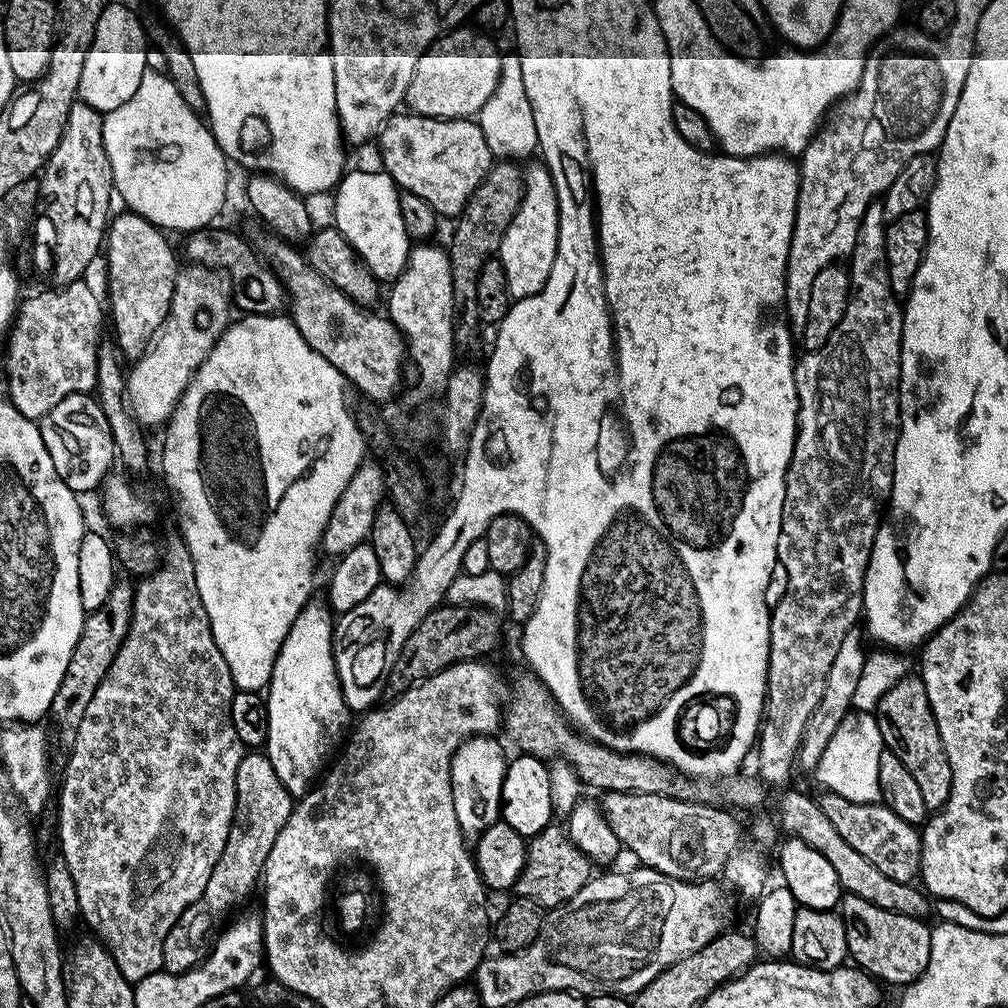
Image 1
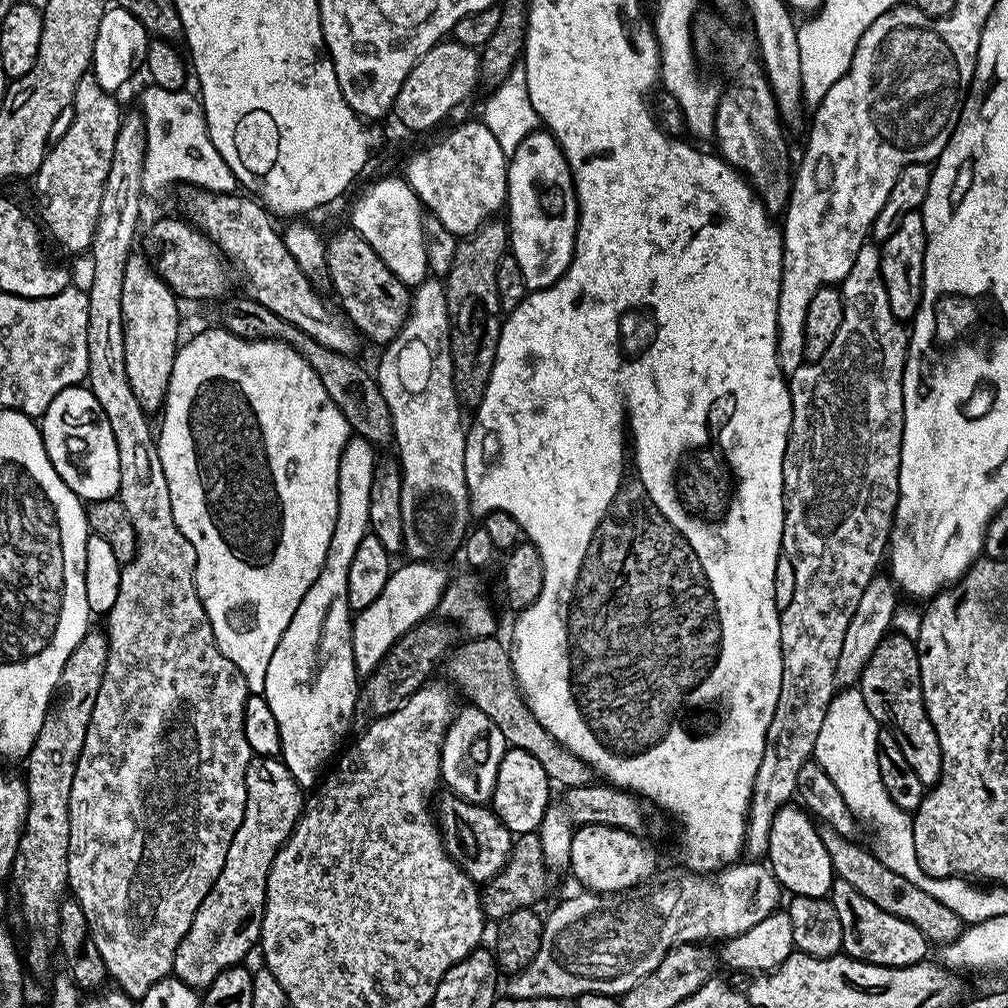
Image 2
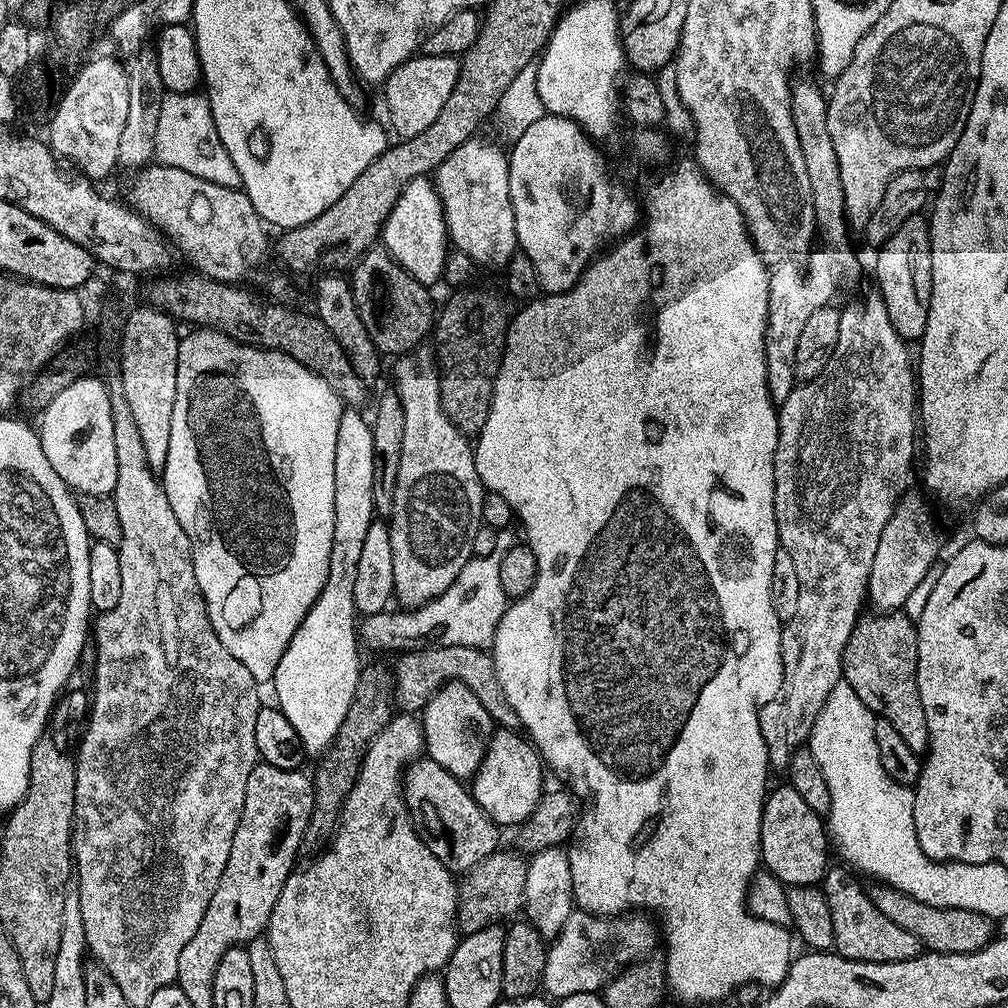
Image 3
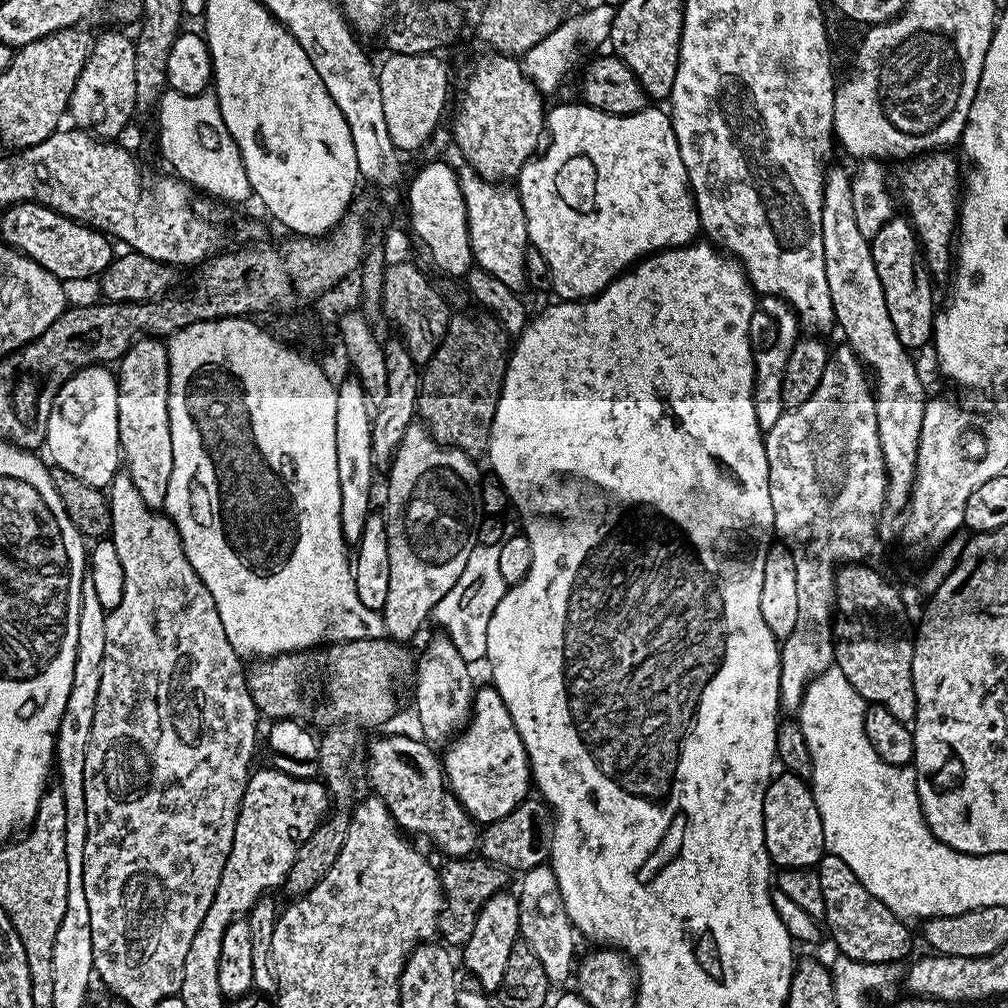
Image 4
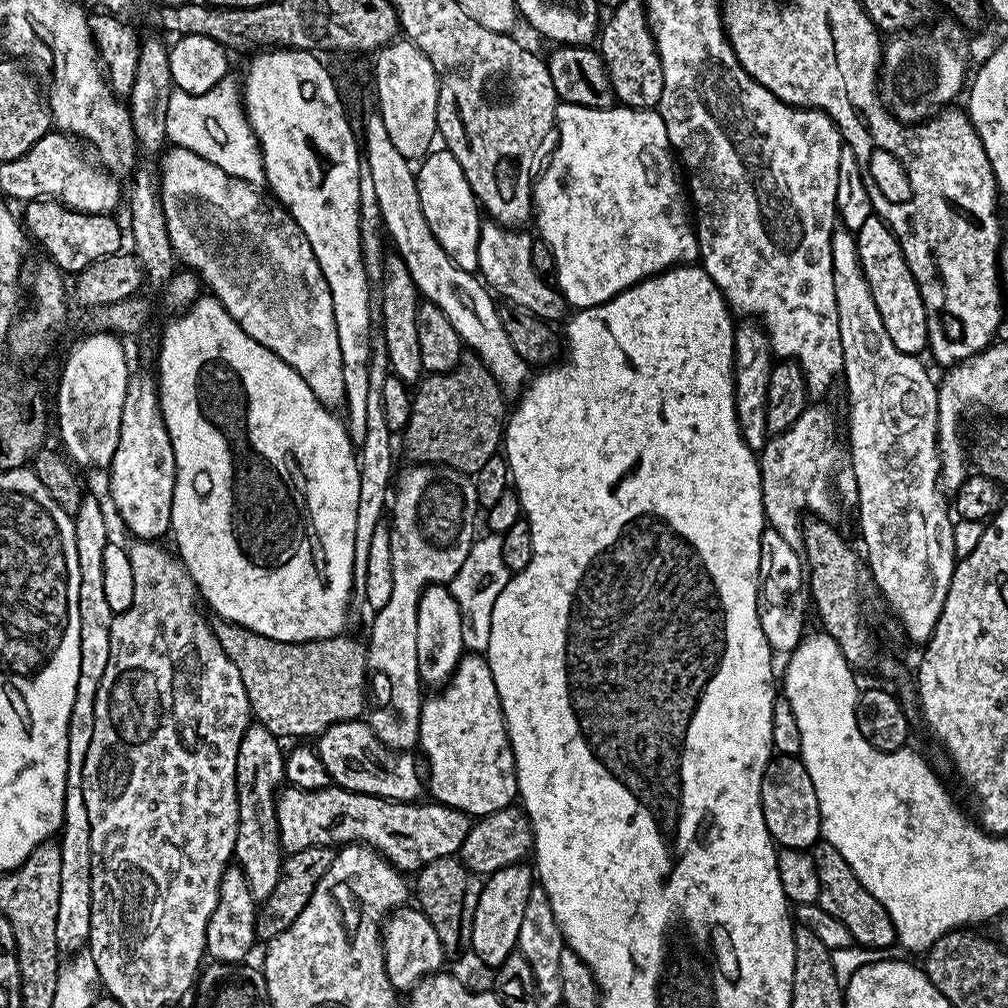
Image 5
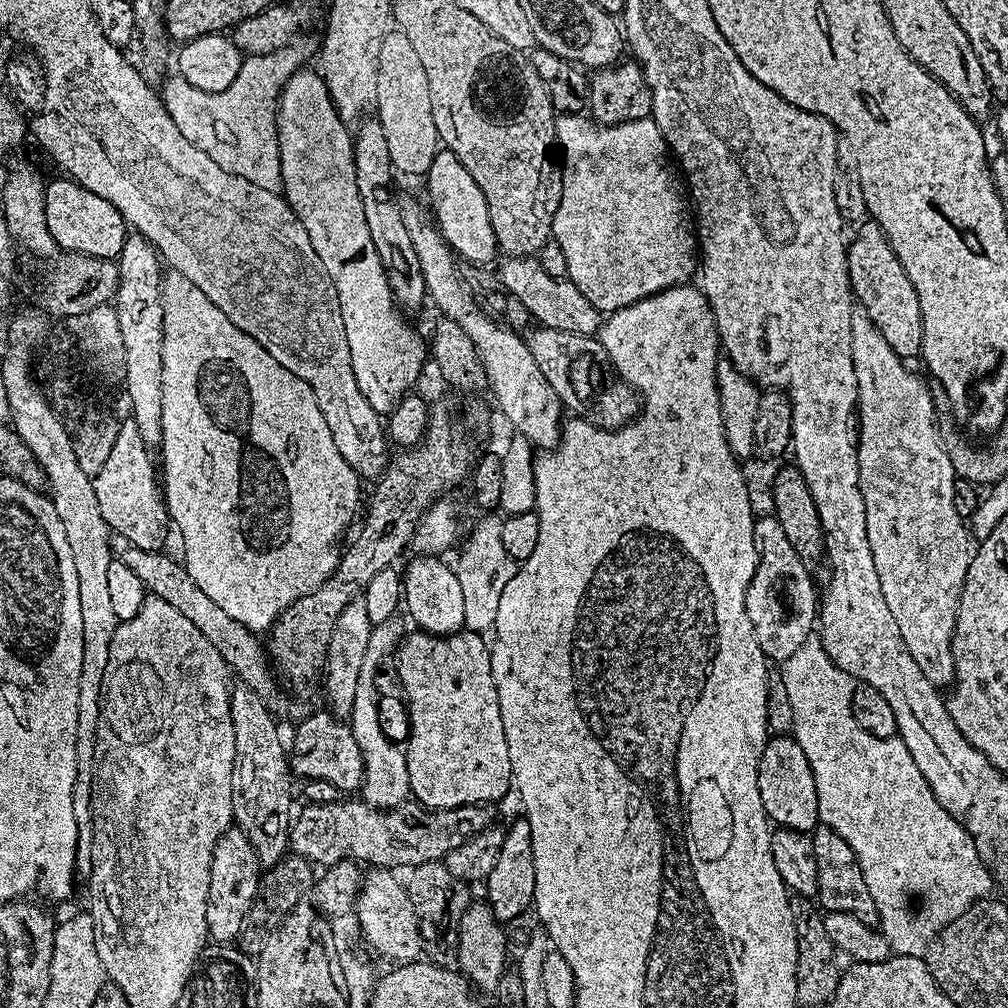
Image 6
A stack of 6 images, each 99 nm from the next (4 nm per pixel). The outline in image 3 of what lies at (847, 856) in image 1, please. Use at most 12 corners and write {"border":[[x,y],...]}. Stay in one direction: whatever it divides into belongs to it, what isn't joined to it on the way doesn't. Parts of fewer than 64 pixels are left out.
{"border":[[879,882],[866,891],[890,922],[929,952],[970,954],[994,920],[930,906]]}

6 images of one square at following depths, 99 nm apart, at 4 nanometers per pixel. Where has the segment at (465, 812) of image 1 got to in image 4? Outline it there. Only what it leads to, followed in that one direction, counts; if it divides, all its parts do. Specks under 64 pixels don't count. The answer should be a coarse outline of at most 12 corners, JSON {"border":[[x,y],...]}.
{"border":[[437,634],[415,663],[423,739],[444,746],[472,719],[469,661]]}

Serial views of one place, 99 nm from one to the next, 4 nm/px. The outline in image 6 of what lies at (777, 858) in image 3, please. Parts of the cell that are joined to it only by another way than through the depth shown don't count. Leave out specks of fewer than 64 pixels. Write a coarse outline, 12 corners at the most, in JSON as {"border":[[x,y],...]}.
{"border":[[791,735],[772,736],[758,794],[773,825],[805,834],[820,815],[814,774]]}

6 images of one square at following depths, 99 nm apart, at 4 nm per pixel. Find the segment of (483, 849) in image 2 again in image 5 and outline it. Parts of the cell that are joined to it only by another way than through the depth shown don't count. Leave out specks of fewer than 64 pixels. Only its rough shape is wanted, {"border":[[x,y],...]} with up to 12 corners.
{"border":[[363,719],[340,720],[314,747],[331,783],[416,802],[422,768]]}

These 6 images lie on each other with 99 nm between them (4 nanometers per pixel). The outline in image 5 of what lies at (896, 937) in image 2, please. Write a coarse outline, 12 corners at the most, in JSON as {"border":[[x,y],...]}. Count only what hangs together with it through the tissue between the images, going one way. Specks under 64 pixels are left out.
{"border":[[823,842],[818,903],[861,948],[891,949],[894,922],[858,882],[846,858]]}

